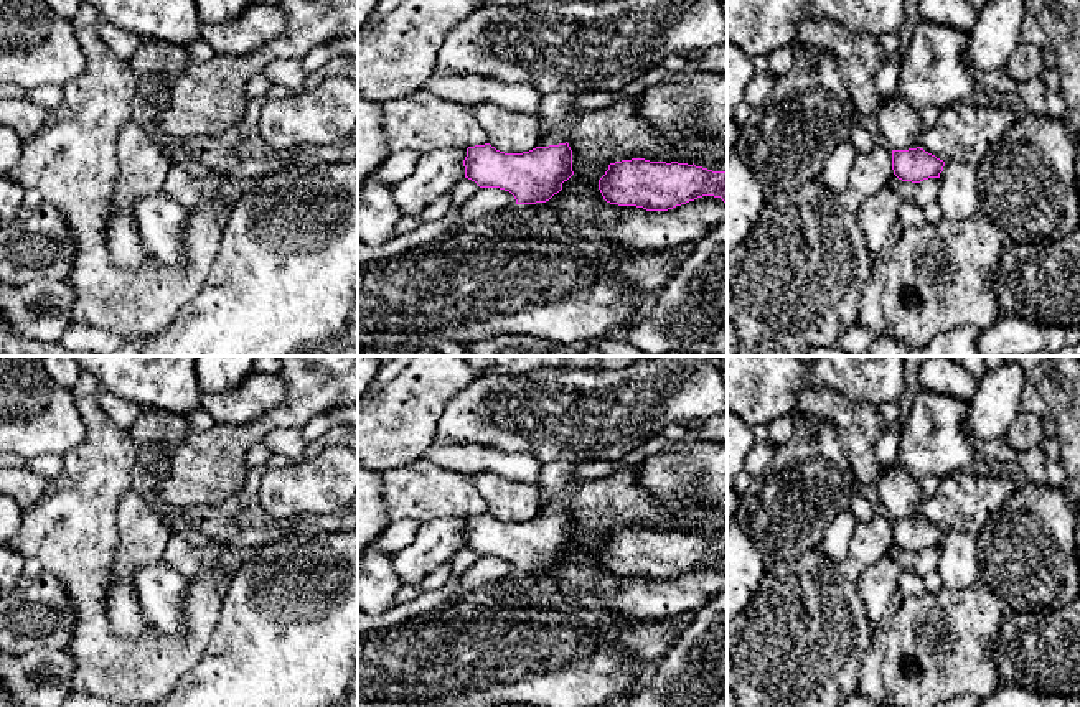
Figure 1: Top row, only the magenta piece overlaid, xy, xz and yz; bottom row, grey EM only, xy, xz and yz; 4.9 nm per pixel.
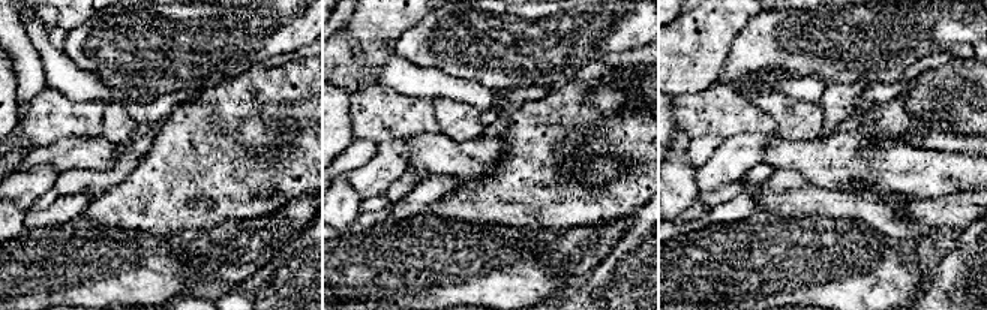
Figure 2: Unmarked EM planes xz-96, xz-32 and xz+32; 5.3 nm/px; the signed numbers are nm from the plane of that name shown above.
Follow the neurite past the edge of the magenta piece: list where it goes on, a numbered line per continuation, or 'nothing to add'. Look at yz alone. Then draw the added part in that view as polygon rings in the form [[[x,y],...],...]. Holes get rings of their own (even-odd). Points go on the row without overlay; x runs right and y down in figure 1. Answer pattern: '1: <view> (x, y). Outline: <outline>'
nothing to add

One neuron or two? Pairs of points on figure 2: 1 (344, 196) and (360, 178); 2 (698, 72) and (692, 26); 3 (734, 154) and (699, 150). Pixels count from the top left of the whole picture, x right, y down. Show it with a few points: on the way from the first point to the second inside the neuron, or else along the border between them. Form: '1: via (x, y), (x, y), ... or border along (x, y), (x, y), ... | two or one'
1: border along (345, 175), (350, 186), (362, 198) | two
2: via (693, 60), (693, 38) | one
3: border along (723, 140), (716, 152), (696, 168) | two

